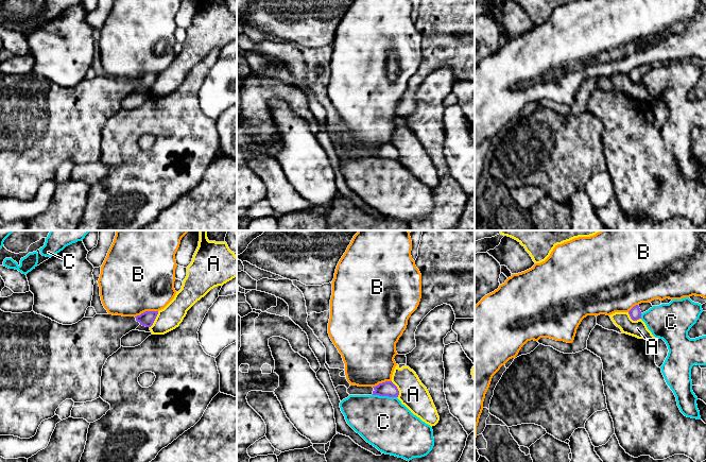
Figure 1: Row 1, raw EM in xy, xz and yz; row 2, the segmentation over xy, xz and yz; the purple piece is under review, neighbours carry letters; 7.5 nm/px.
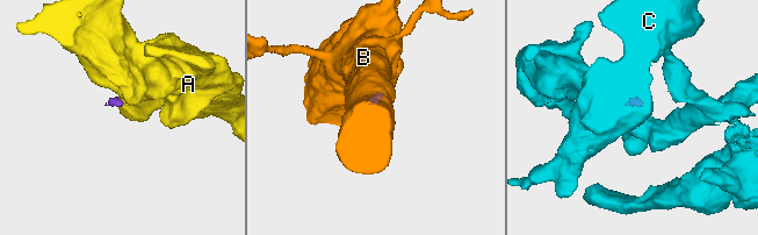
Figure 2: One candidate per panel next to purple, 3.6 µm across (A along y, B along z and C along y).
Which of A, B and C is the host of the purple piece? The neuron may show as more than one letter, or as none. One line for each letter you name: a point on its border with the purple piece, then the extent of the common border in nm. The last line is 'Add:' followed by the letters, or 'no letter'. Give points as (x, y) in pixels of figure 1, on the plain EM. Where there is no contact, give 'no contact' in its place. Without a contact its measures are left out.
Add: no letter

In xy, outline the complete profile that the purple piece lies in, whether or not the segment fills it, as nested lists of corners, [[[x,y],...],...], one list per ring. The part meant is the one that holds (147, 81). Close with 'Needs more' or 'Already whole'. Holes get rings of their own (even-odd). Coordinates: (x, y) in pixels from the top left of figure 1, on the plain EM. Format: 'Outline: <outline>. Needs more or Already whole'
Outline: [[[0,71],[0,198],[14,198],[20,201],[30,201],[34,199],[42,183],[55,177],[56,171],[66,161],[72,161],[74,165],[91,164],[101,157],[101,138],[102,131],[107,120],[121,109],[121,100],[139,87],[151,89],[158,76],[158,73],[145,73],[137,79],[122,79],[113,76],[96,76],[93,80],[83,80],[75,86],[63,87],[34,73],[12,75]]]. Needs more

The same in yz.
Outline: [[[641,65],[639,67],[634,68],[630,73],[628,76],[633,83],[637,83],[641,81],[641,76],[652,70],[652,66],[649,65]]]. Needs more

